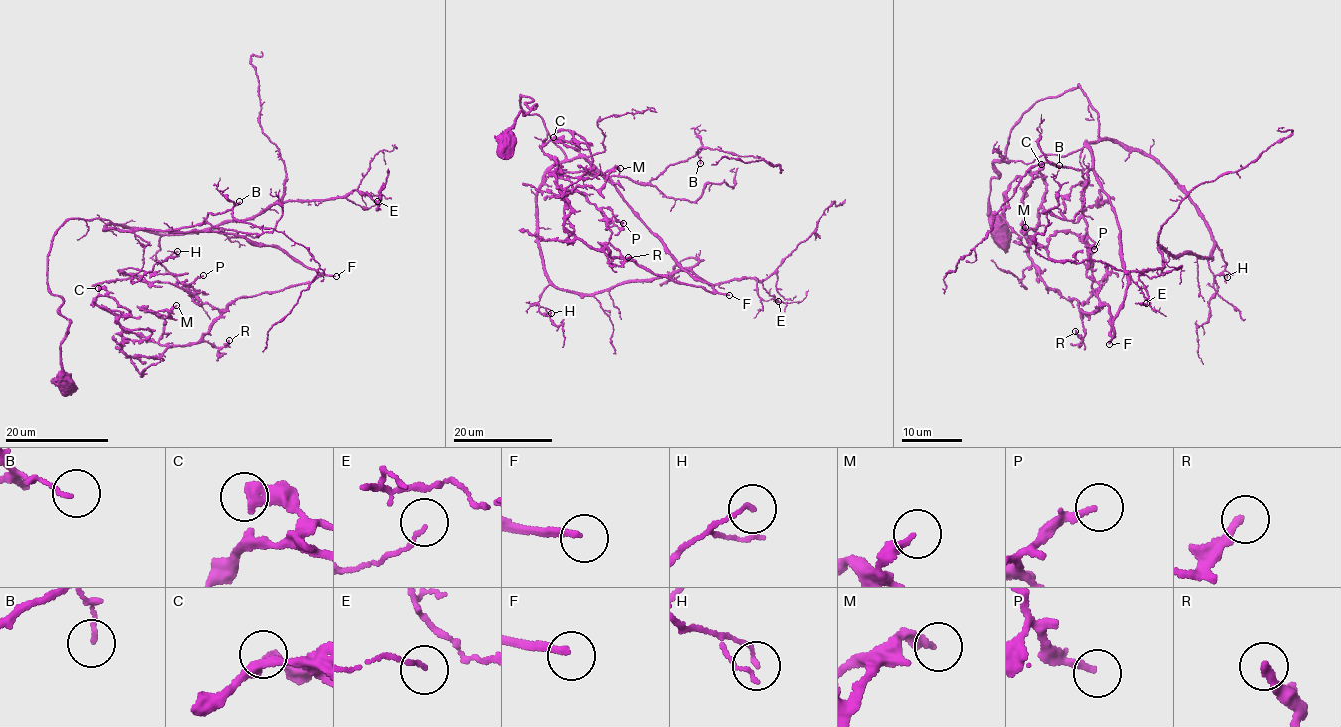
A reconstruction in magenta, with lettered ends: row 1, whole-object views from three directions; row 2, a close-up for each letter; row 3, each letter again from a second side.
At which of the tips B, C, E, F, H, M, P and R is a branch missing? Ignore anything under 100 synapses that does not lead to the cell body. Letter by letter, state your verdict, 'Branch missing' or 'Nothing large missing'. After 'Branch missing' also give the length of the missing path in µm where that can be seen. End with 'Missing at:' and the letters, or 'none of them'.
B: Nothing large missing
C: Nothing large missing
E: Nothing large missing
F: Branch missing. Missing length about 140 µm
H: Nothing large missing
M: Nothing large missing
P: Nothing large missing
R: Nothing large missing
Missing at: F

